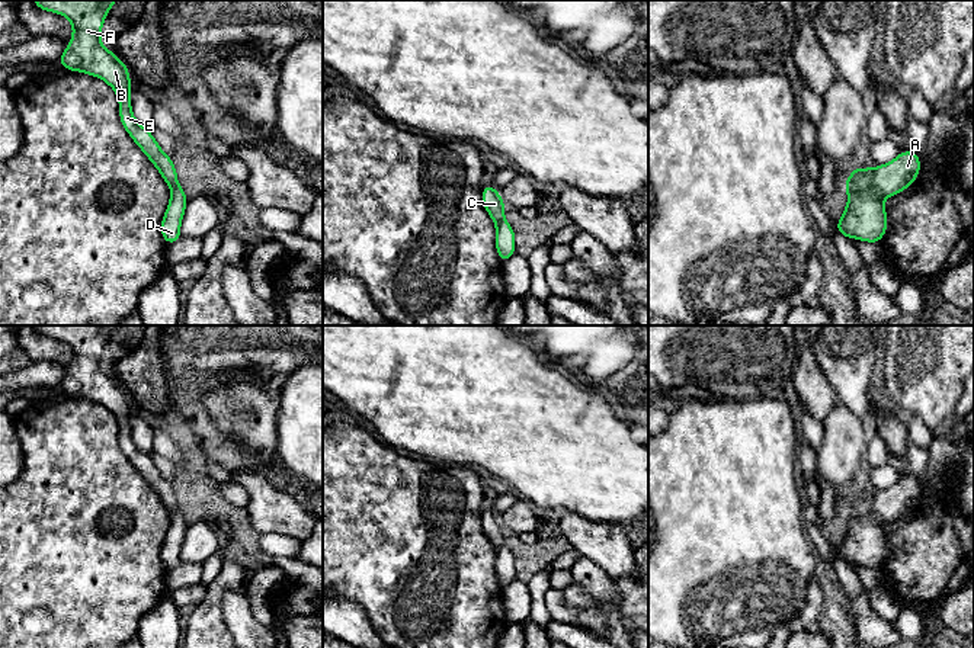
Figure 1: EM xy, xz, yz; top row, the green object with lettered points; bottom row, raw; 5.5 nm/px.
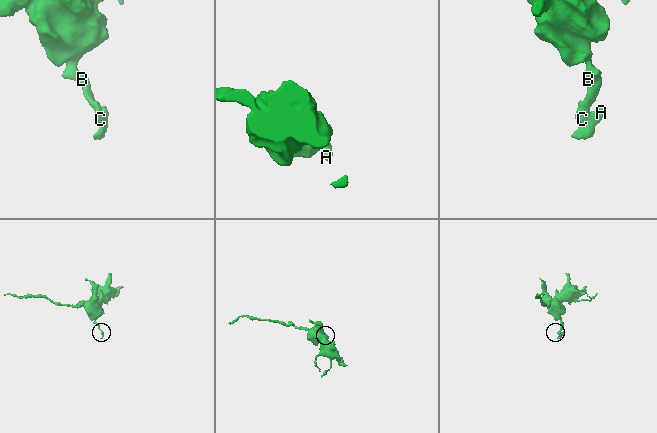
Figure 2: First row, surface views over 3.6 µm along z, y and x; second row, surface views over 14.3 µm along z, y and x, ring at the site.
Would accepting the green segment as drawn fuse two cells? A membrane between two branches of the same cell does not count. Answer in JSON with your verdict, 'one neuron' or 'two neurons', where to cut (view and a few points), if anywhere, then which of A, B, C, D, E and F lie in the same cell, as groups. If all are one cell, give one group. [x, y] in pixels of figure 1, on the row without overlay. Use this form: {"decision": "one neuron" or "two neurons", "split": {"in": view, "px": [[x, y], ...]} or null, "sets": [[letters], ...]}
{"decision": "two neurons", "split": {"in": "yz", "px": [[875, 496], [871, 509], [864, 516], [849, 520]]}, "sets": [["A", "D"], ["B", "C", "E", "F"]]}

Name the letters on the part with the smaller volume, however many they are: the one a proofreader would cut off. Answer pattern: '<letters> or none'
A, D

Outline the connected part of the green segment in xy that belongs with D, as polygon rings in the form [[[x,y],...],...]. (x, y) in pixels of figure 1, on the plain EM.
[[[176,509],[172,513],[170,527],[160,551],[161,561],[167,570],[173,570],[180,564],[180,548],[186,535],[188,522],[182,511]]]

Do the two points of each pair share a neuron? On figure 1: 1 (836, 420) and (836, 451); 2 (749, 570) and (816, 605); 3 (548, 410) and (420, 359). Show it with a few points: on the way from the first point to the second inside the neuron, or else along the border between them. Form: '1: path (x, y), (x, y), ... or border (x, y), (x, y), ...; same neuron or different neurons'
1: path (836, 427), (836, 443); same neuron
2: border (811, 577), (804, 606), (787, 624); different neurons
3: path (516, 410), (506, 410), (452, 384); same neuron

